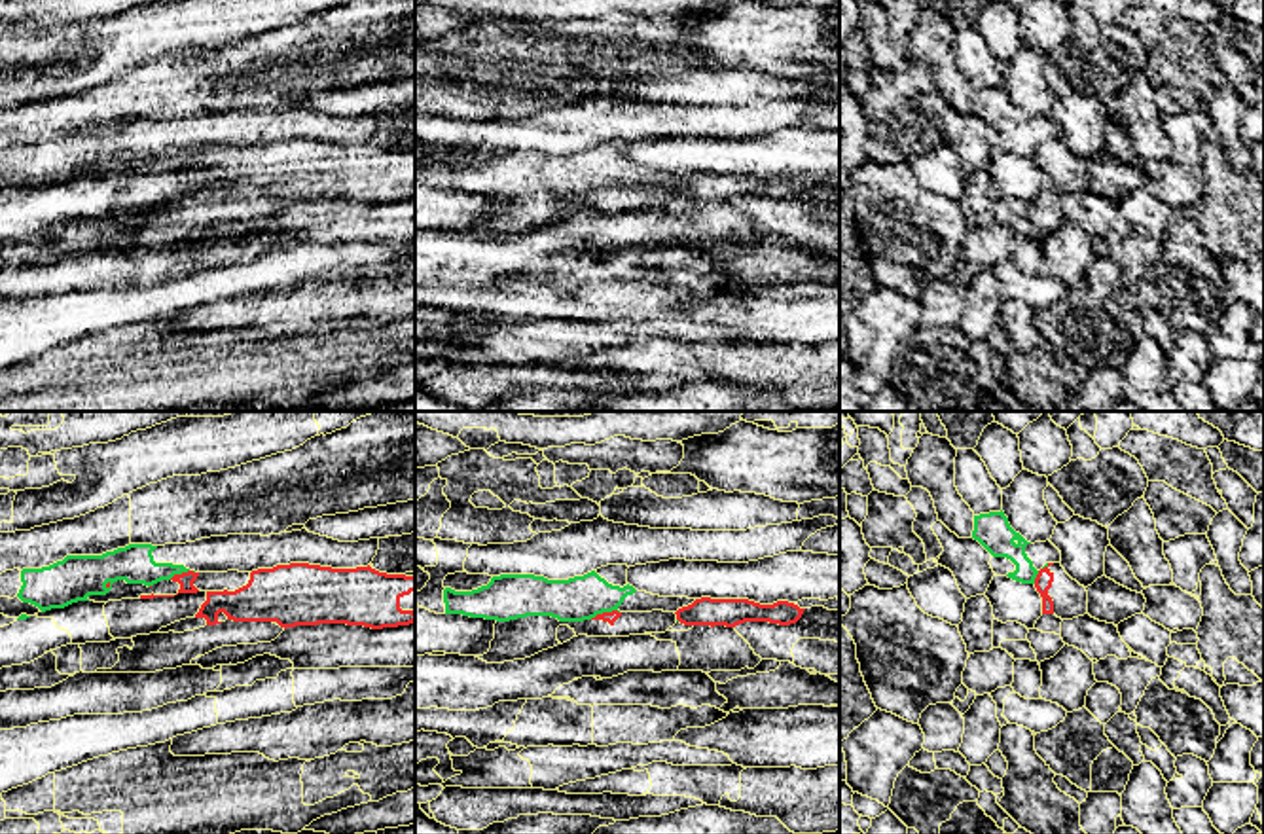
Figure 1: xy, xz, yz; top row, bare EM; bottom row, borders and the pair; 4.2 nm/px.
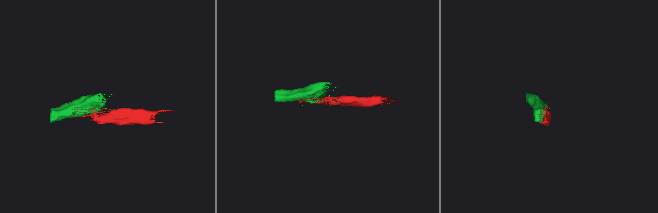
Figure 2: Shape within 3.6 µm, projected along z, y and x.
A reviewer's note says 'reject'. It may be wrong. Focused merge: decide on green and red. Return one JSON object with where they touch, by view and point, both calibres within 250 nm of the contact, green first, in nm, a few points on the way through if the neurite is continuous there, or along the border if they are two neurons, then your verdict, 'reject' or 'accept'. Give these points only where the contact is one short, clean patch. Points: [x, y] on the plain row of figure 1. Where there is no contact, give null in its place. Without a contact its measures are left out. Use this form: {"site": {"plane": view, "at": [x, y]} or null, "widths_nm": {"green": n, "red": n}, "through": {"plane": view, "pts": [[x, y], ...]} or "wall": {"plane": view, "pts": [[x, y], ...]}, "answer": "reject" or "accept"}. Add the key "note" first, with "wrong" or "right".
{"note": "right", "site": {"plane": "xz", "at": [603, 186]}, "widths_nm": {"green": 190, "red": 50}, "answer": "reject"}

